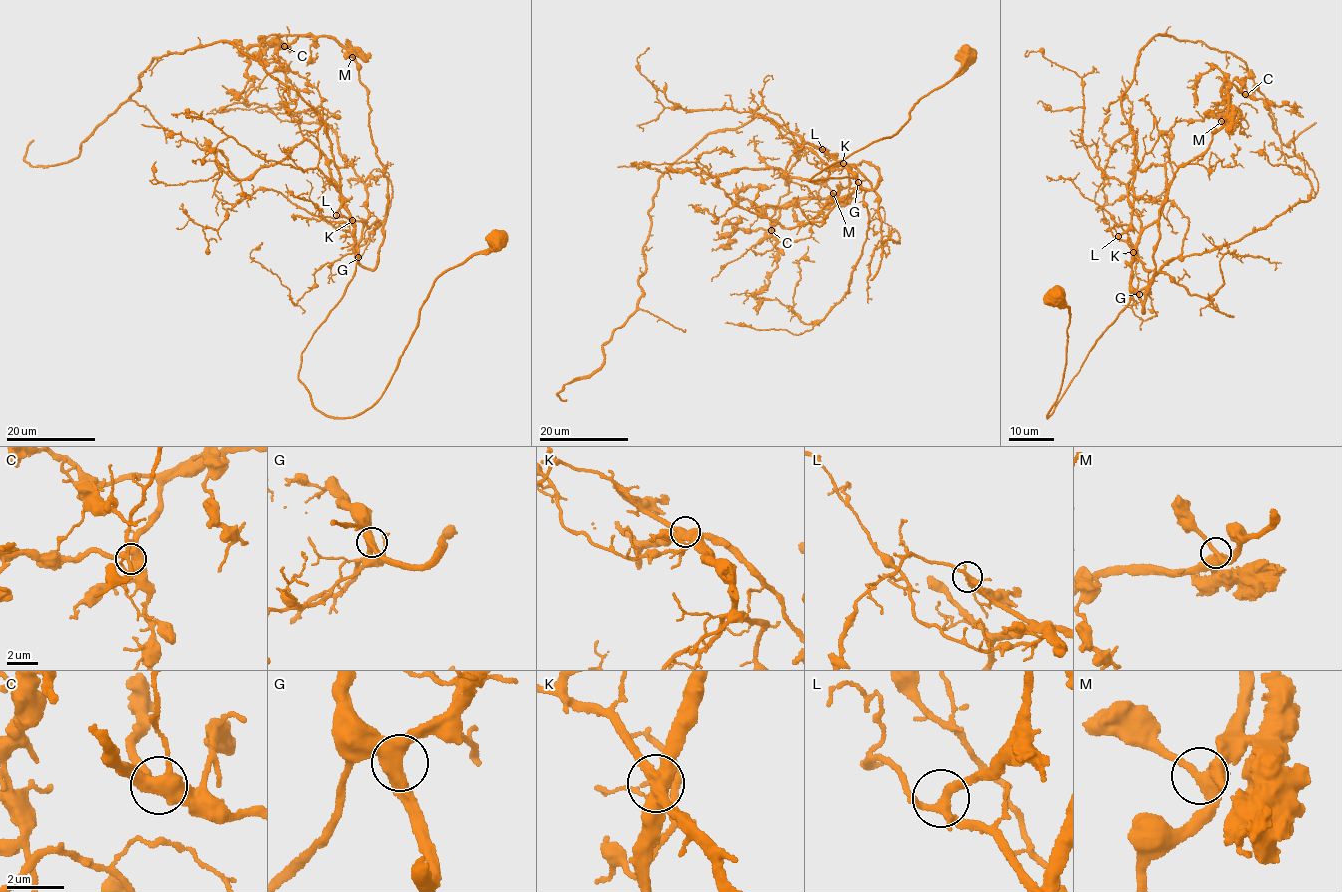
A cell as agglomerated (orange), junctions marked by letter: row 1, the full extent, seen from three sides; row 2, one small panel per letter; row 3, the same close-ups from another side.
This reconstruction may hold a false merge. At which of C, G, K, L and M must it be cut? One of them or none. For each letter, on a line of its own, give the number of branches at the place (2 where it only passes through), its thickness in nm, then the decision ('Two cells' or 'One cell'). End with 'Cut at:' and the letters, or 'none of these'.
C: Branches: 4. Thickness 480 nm. One cell
G: Branches: 3. Thickness 460 nm. One cell
K: Branches: 4. Thickness 500 nm. Two cells
L: Branches: 5. Thickness 260 nm. One cell
M: Branches: 4. Thickness 440 nm. One cell
Cut at: K

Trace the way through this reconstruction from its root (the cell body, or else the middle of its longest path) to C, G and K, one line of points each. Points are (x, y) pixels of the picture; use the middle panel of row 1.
C: (971, 54), (896, 135), (808, 180), (875, 188), (876, 166), (850, 164), (848, 185), (784, 204), (771, 230)
G: (971, 54), (961, 70), (914, 105), (911, 118), (896, 135), (871, 142), (808, 180), (854, 176), (858, 182)
K: (971, 54), (961, 70), (914, 105), (911, 118), (896, 135), (871, 142), (808, 180), (855, 178), (843, 164)

